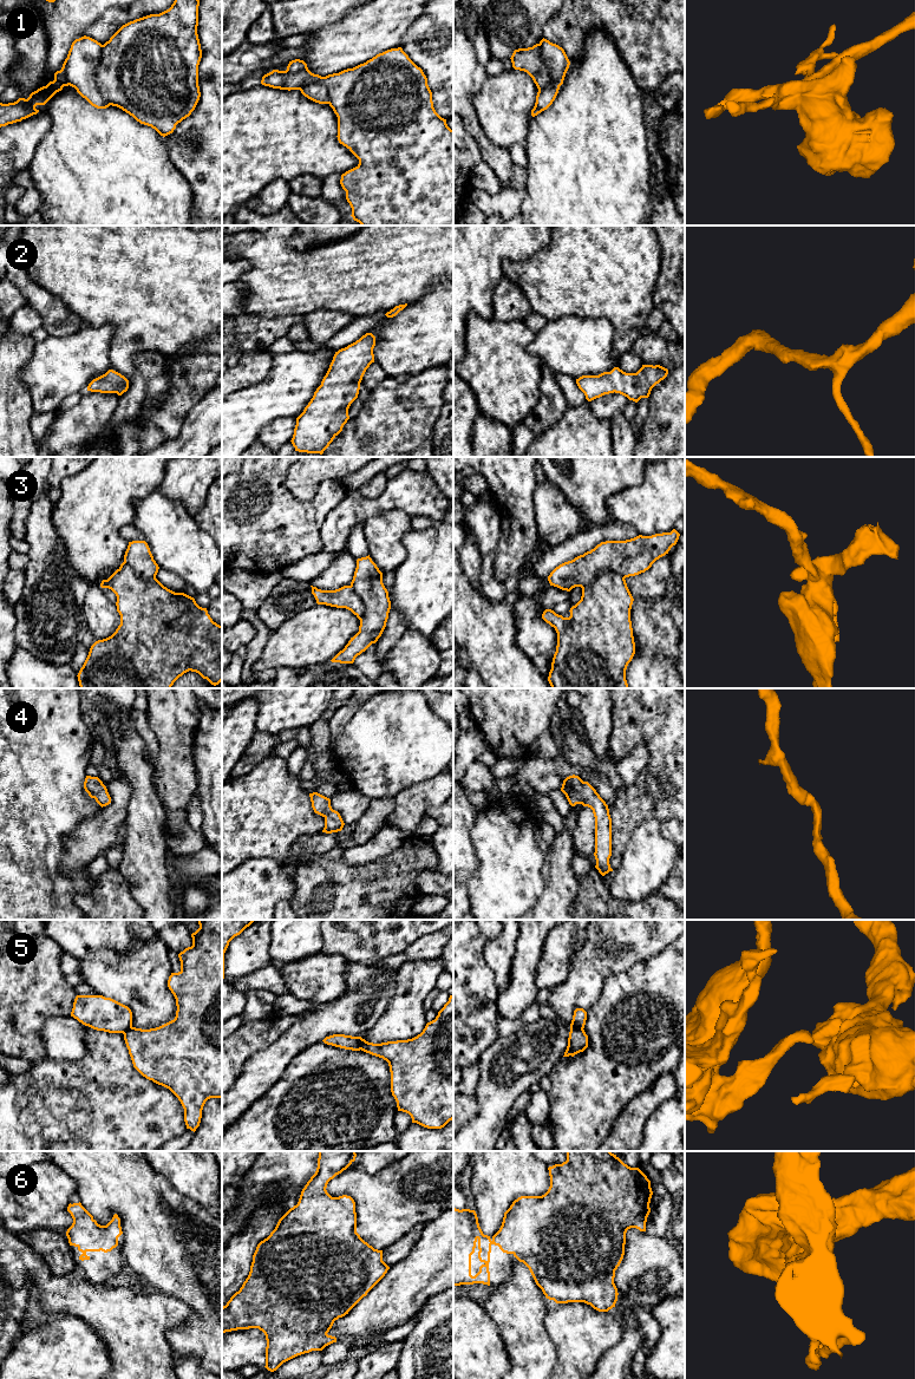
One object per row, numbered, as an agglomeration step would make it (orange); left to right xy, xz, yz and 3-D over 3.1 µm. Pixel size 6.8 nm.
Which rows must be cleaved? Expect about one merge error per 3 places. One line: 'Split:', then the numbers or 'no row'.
Split: 1, 3, 5

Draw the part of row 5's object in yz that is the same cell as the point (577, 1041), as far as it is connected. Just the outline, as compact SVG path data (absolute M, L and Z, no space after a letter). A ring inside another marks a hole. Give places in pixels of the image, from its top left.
M574 1028L569 1032L568 1046L563 1057L574 1057L588 1047L588 1035L583 1028Z

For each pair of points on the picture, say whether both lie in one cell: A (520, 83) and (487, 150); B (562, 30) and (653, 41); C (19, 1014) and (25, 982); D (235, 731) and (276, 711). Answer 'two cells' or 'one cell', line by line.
A: two cells
B: one cell
C: one cell
D: two cells

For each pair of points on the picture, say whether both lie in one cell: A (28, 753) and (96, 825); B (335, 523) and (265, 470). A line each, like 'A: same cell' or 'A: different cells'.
A: different cells
B: different cells

